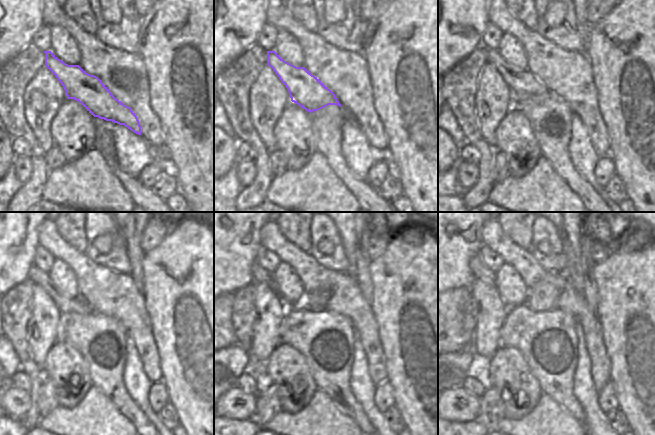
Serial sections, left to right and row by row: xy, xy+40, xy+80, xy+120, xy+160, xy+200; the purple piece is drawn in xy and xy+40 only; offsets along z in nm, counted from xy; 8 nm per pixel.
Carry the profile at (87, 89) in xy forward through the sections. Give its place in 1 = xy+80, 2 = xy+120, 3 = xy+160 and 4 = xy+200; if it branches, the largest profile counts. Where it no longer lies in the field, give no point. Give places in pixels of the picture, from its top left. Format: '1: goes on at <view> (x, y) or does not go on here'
1: goes on at xy+80 (522, 82)
2: goes on at xy+120 (65, 304)
3: goes on at xy+160 (259, 274)
4: goes on at xy+200 (480, 271)

